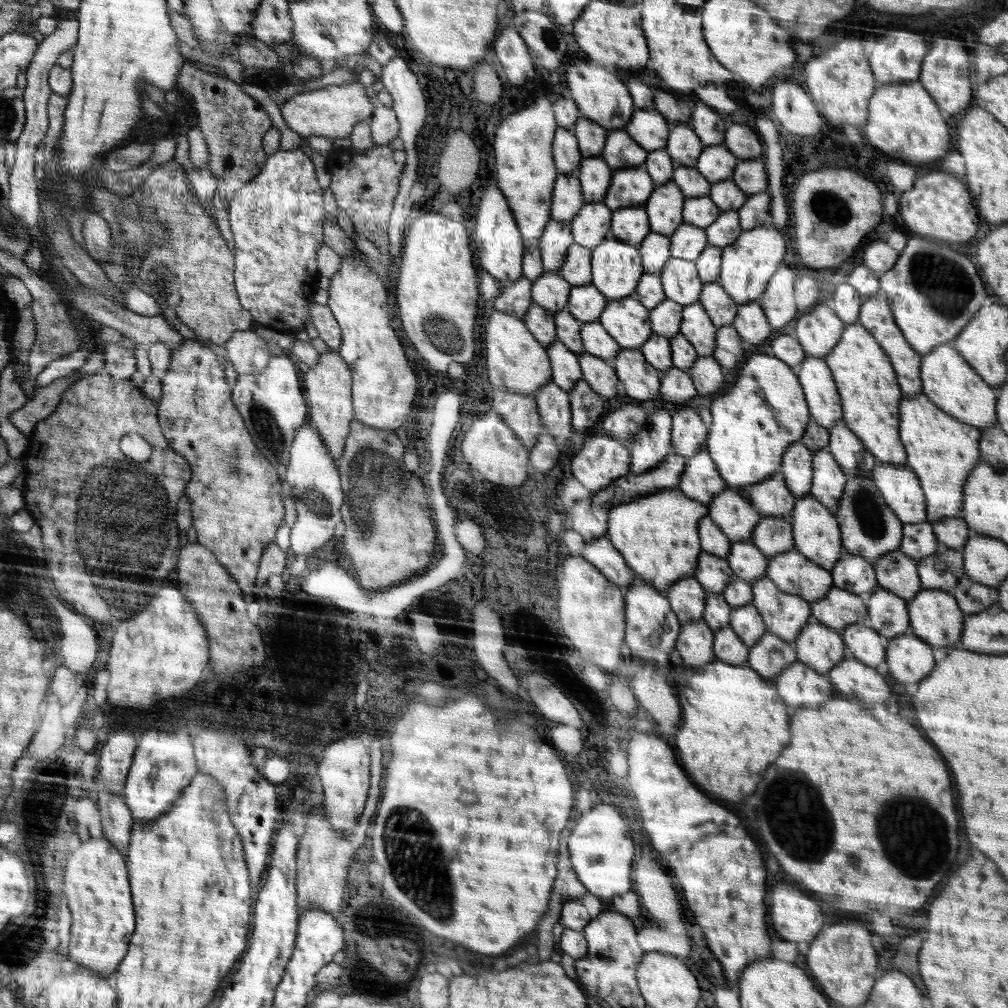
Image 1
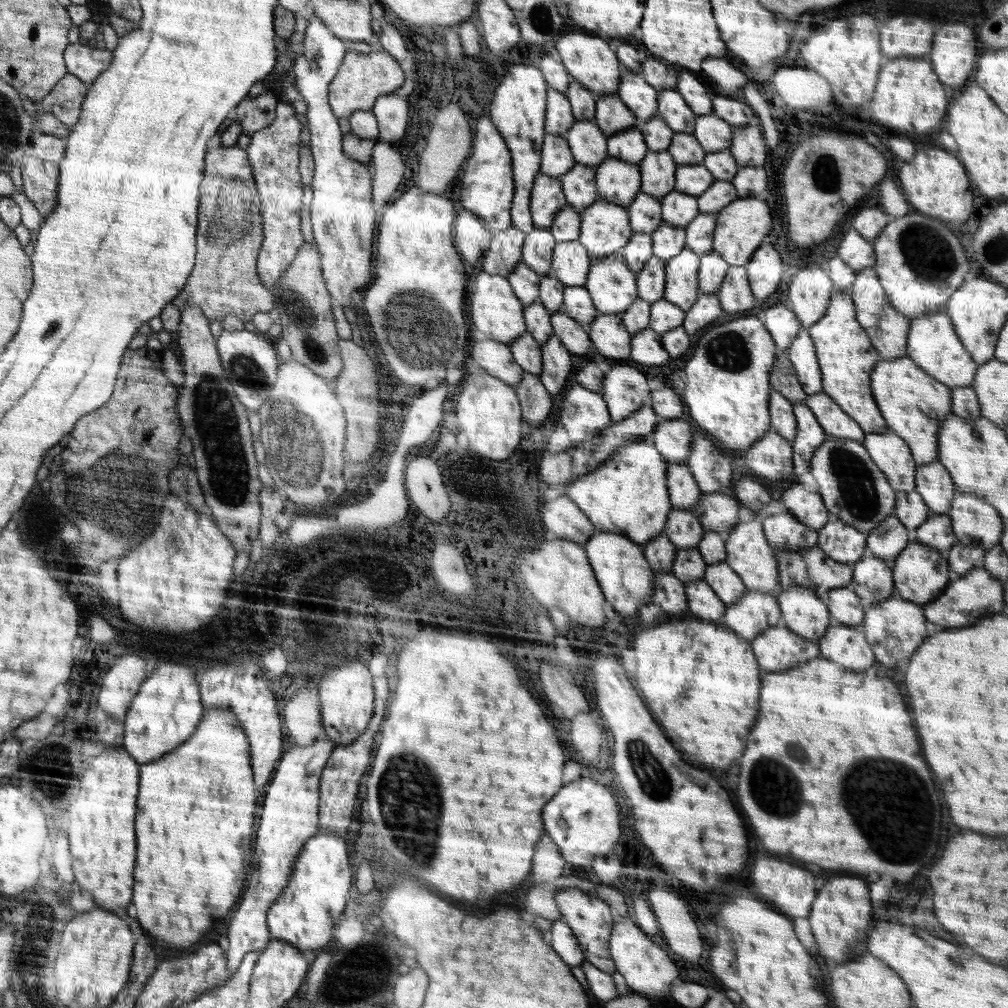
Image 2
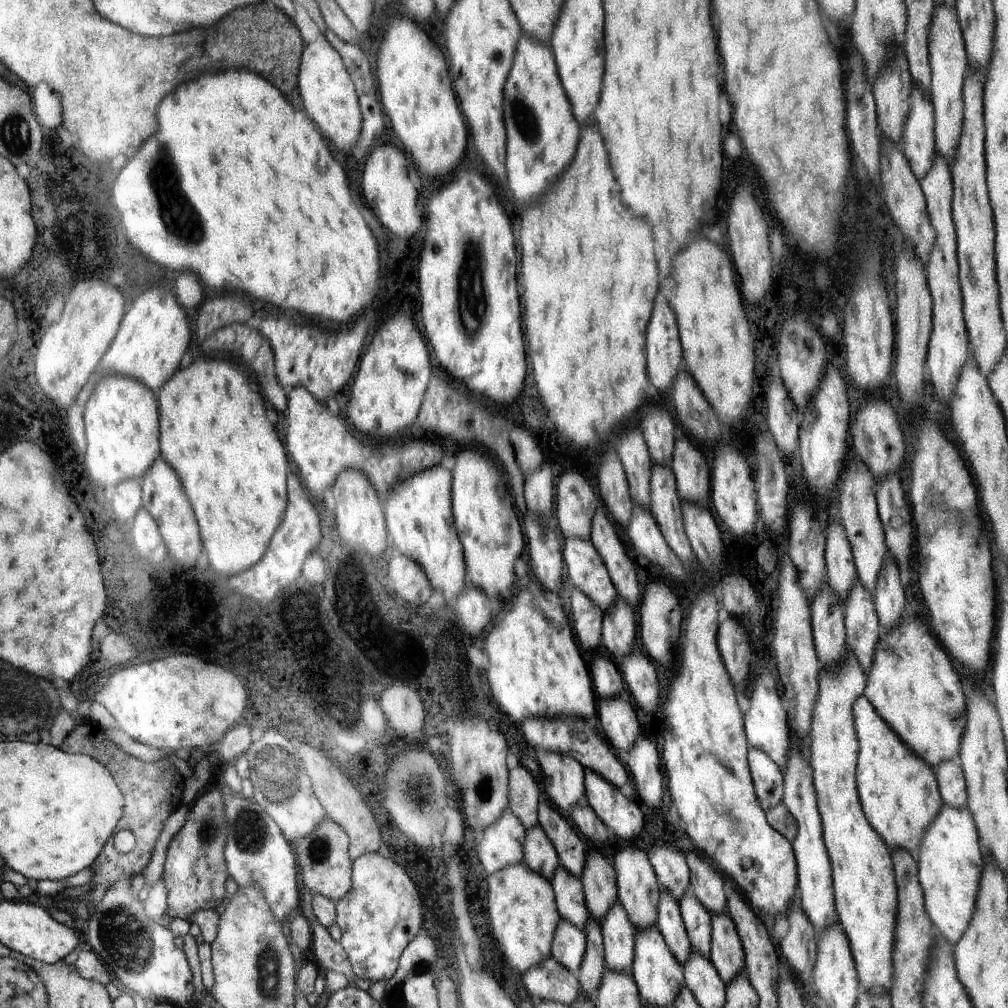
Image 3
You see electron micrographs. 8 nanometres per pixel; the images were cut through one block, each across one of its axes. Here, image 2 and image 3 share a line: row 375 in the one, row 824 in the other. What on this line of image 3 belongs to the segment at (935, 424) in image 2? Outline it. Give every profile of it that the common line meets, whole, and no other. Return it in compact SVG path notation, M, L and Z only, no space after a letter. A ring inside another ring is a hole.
M865 695L856 700L852 710L860 744L856 784L864 814L891 852L908 852L918 860L918 846L922 844L924 830L928 830L943 805L935 772L919 756L912 754Z

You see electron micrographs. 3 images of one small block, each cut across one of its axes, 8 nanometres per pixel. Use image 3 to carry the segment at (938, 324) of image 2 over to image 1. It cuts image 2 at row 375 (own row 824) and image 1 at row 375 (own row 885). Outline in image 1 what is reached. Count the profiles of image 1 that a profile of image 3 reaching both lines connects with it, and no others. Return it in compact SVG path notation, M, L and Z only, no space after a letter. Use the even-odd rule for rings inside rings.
M953 341L938 345L930 353L921 355L920 378L922 393L940 407L946 414L979 430L987 429L997 423L997 388L991 387L976 373L972 365L954 348Z

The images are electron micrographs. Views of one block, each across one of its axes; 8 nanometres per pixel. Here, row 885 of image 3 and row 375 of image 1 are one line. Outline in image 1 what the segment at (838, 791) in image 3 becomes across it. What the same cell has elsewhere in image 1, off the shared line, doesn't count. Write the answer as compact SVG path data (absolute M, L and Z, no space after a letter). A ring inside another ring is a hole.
M860 323L846 324L840 341L823 359L836 382L846 426L858 436L878 463L907 464L904 445L898 438L902 394L890 359L878 341Z

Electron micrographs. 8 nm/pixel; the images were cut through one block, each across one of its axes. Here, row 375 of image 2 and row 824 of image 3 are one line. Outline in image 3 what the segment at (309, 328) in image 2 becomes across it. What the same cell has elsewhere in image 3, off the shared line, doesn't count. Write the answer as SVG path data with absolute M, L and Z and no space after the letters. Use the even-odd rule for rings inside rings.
M324 818L308 836L295 844L293 849L302 882L312 895L318 894L332 902L338 902L351 889L352 861L348 856L349 848L348 834L330 818Z

